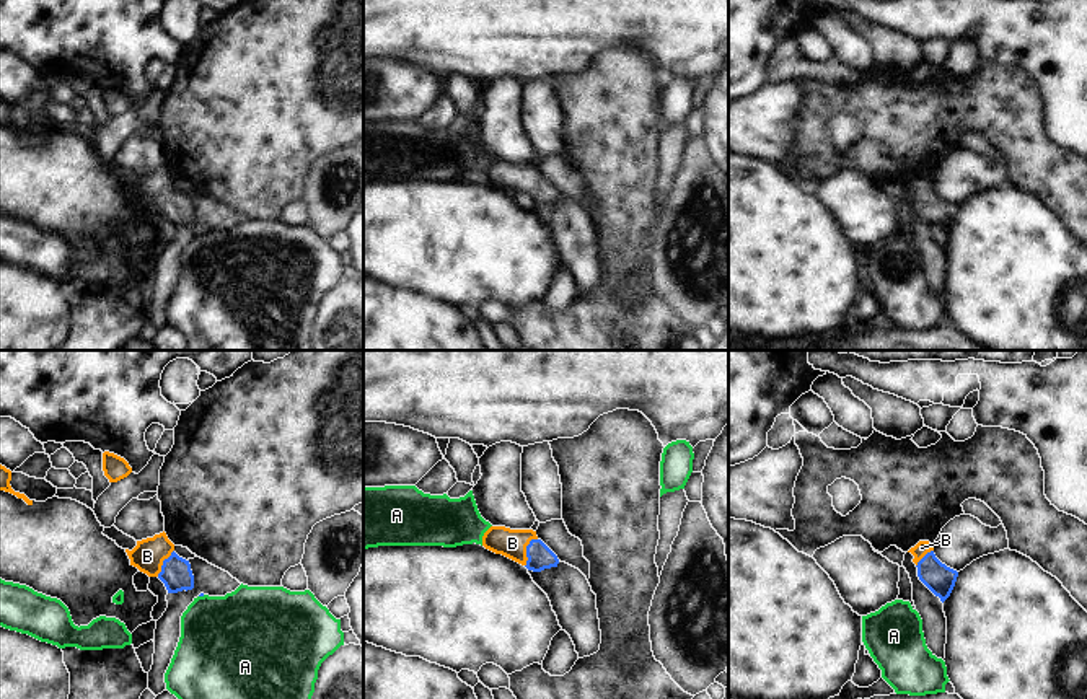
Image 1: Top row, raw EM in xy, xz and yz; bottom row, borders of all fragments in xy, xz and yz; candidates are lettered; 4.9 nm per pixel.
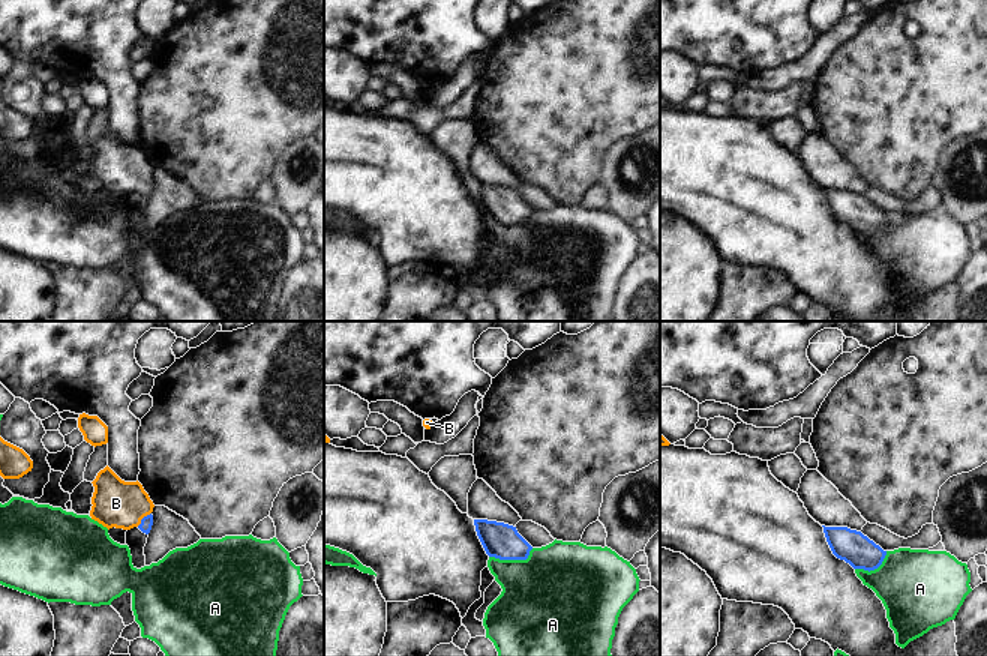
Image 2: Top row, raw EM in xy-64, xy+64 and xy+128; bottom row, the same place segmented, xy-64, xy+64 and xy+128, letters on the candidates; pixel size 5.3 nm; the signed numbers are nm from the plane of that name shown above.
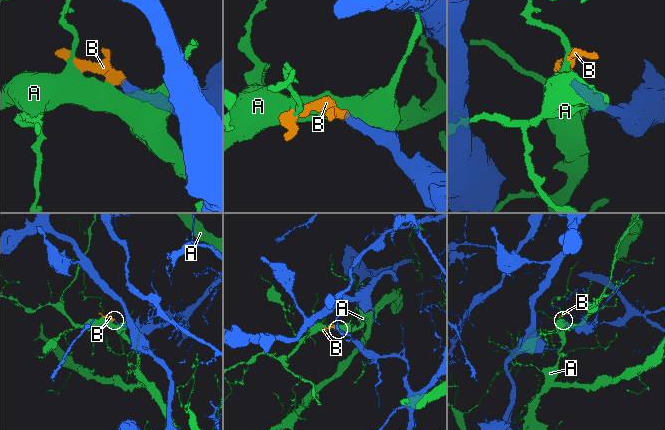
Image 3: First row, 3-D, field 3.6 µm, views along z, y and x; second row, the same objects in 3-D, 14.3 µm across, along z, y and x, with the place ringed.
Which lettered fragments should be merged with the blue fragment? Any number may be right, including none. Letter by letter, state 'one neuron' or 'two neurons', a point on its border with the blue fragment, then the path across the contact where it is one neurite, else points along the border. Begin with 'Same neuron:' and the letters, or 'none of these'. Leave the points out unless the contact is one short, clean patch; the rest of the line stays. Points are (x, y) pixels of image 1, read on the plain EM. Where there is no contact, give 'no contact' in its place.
Same neuron: B
A: two neurons; contact xy (201, 230)
B: one neuron; contact xz (527, 186); way xz (540, 191), (527, 186), (520, 180), (512, 178)

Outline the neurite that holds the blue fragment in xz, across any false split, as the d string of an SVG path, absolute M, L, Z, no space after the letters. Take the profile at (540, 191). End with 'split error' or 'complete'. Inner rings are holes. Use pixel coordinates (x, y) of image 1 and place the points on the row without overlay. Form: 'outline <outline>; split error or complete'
outline M491 161L482 171L482 181L533 207L557 202L559 199L557 191L536 171L536 166L533 165Z; split error

